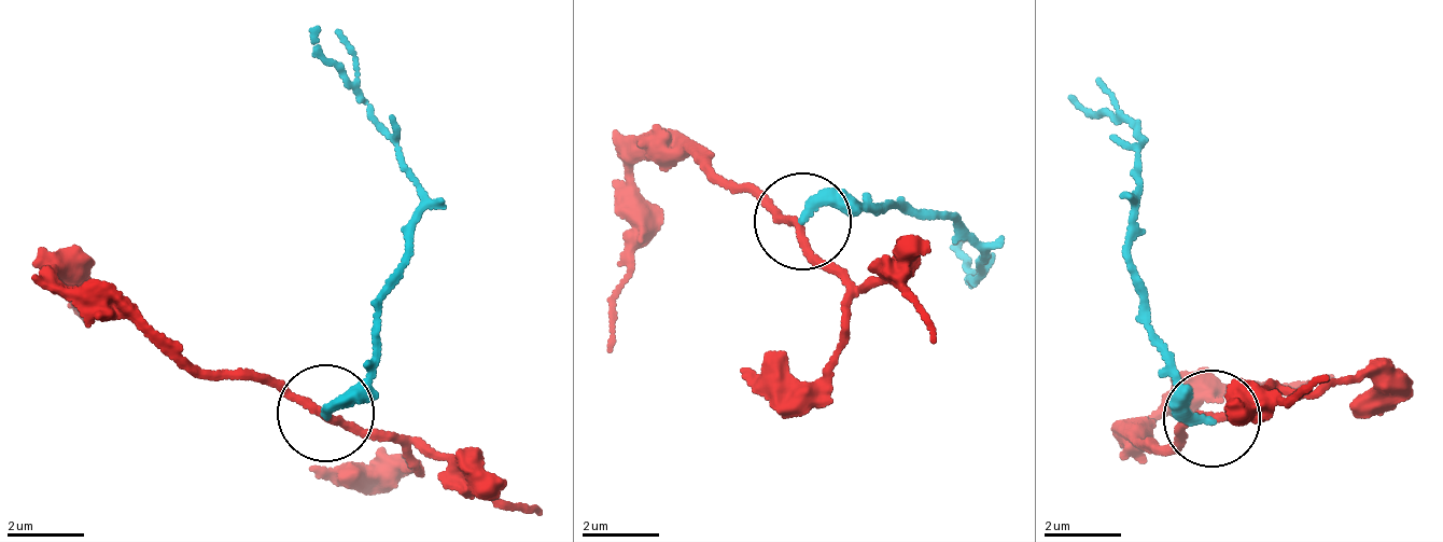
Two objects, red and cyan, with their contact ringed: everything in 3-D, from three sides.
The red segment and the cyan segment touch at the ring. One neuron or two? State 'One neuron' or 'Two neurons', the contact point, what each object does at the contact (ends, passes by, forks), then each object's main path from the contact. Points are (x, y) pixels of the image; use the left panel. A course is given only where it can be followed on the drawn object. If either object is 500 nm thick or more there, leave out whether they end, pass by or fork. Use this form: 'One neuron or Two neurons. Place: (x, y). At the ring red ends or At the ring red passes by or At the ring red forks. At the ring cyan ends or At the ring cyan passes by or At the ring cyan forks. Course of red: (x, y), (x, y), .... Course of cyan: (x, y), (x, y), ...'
Two neurons. Place: (325, 413). At the ring red passes by. At the ring cyan ends. Course of red: (318, 411), (187, 374), (125, 318), (58, 281), (65, 270), (83, 321). Course of cyan: (326, 410), (370, 353), (377, 295), (409, 242), (422, 192), (395, 135), (306, 26)

